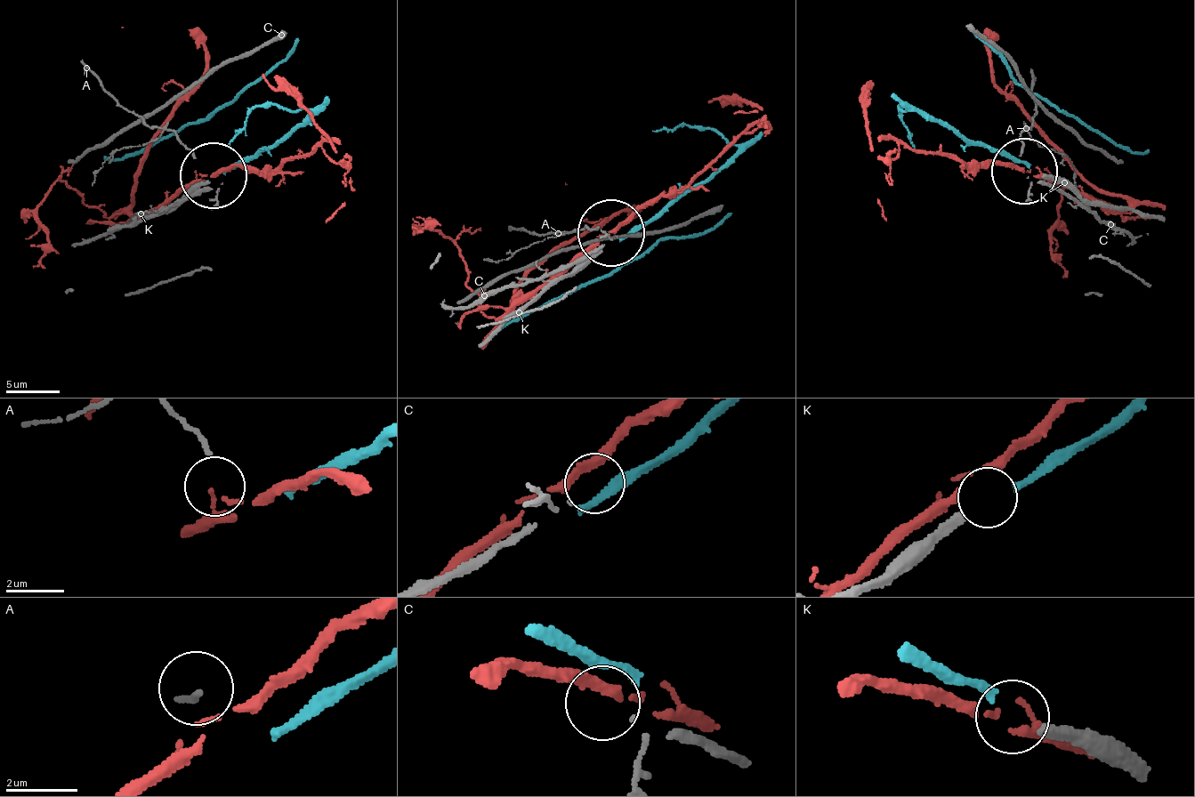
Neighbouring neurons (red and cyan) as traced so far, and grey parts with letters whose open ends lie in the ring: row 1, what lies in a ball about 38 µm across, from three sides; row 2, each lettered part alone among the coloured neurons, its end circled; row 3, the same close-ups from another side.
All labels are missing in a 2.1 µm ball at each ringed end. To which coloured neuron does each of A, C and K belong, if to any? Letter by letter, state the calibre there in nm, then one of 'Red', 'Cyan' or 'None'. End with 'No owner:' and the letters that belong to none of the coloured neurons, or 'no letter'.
A: Thickness 170 nm. None
C: Thickness 70 nm. None
K: Thickness 320 nm. Cyan
No owner: A, C

